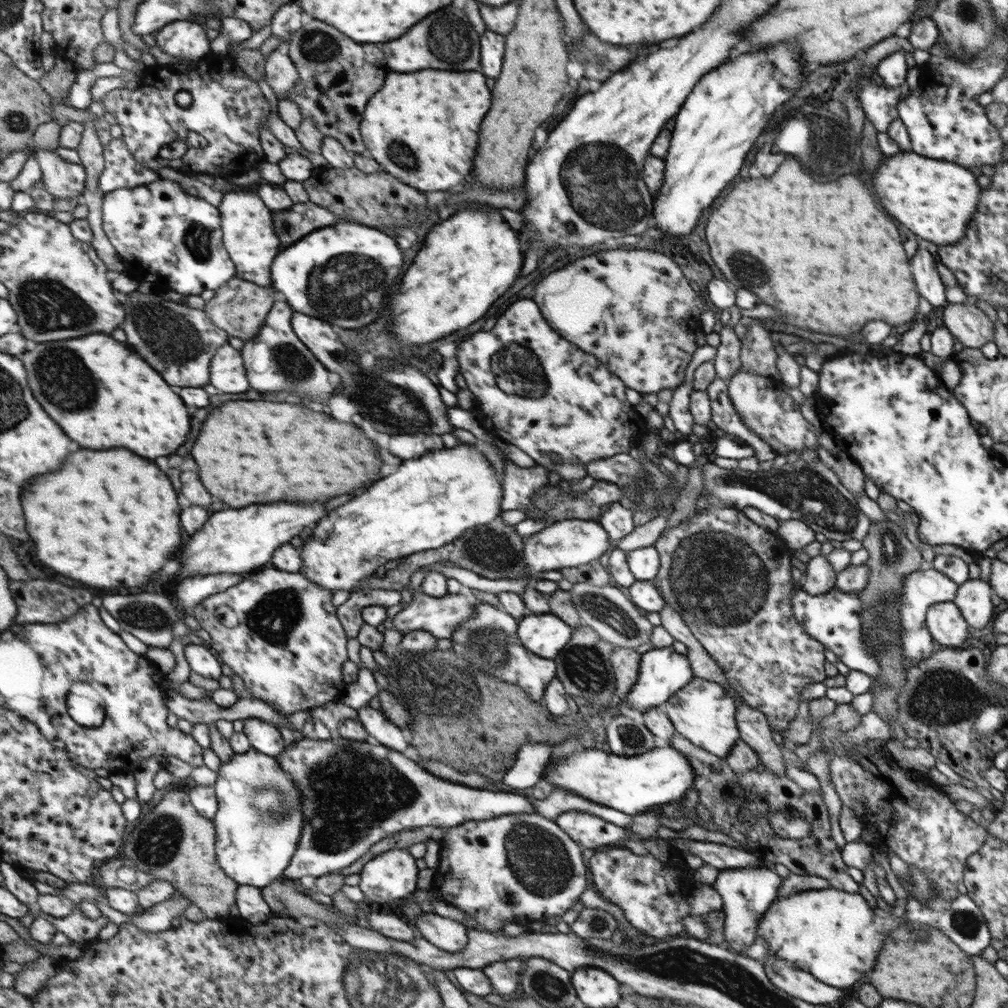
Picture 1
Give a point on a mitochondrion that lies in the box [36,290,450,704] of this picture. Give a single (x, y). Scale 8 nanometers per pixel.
(393, 413)

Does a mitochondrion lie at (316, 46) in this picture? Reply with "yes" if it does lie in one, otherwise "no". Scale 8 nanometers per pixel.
yes

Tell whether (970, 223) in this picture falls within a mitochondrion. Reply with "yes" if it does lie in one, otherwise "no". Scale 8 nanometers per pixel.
no

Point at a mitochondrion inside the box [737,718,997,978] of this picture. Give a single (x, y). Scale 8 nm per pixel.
(963, 921)

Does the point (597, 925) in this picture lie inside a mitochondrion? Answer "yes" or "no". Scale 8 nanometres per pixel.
yes

